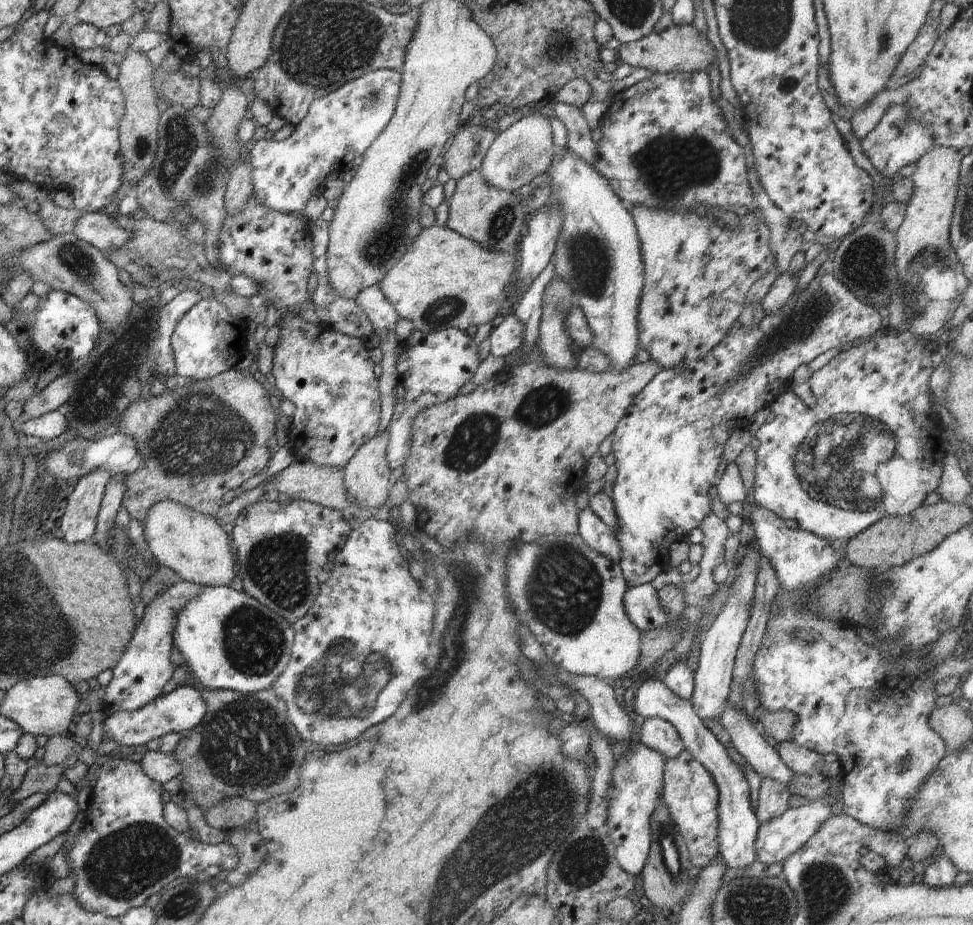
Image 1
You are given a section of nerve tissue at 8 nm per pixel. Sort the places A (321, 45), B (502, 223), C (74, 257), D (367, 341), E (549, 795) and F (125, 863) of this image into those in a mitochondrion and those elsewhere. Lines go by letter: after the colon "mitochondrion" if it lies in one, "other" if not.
A: mitochondrion
B: mitochondrion
C: mitochondrion
D: other
E: mitochondrion
F: mitochondrion

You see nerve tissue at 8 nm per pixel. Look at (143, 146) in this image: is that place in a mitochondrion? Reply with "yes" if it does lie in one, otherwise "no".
yes

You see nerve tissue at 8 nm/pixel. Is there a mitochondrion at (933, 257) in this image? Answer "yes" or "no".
yes

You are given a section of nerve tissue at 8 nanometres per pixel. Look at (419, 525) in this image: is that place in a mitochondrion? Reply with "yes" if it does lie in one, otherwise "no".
no

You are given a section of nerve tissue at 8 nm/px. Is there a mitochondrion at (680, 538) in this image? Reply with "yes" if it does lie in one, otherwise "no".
no

